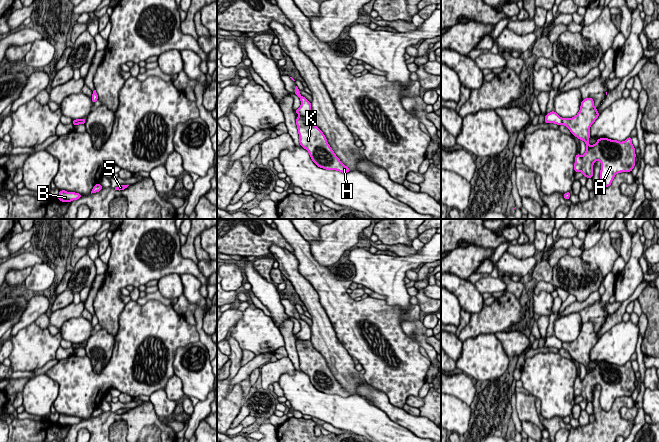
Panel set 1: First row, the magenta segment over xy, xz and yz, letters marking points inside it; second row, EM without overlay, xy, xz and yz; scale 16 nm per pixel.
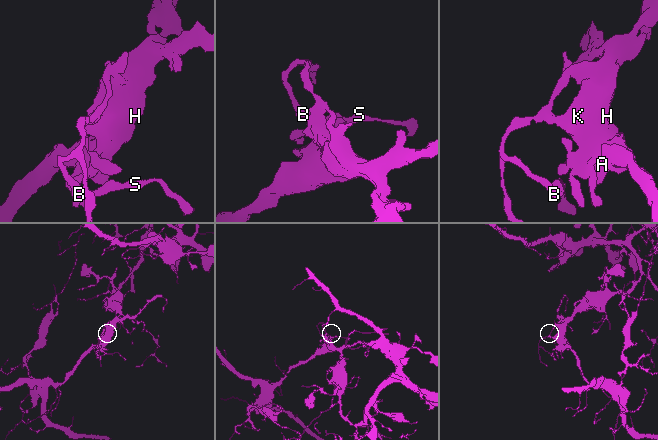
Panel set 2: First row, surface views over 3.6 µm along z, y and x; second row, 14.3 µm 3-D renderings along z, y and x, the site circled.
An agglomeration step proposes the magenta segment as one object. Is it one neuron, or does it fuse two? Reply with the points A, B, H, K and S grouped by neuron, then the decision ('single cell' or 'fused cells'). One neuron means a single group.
A H K / B S; fused cells

